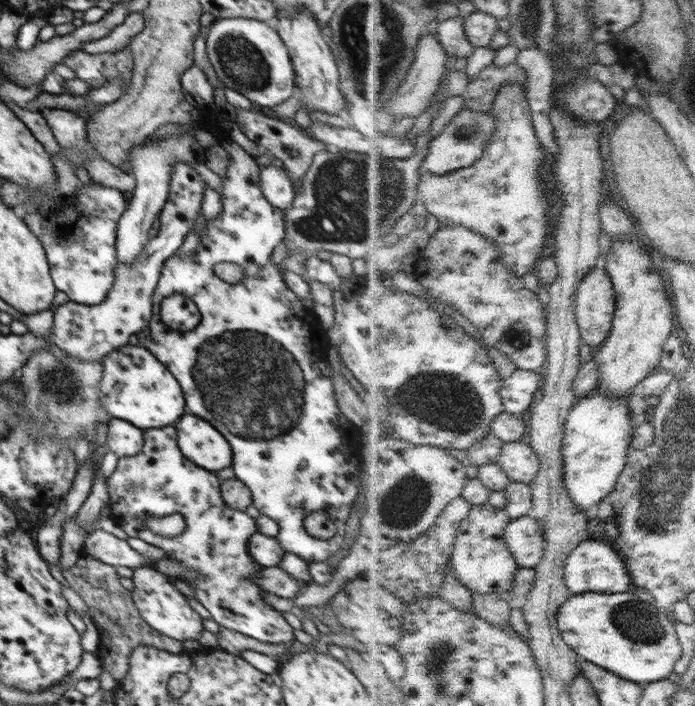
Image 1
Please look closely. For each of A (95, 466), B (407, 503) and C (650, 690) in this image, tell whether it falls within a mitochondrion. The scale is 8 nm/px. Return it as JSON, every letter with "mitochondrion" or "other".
{"A":"other","B":"mitochondrion","C":"other"}

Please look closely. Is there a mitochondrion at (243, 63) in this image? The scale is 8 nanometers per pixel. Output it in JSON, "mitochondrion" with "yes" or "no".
{"mitochondrion":"yes"}

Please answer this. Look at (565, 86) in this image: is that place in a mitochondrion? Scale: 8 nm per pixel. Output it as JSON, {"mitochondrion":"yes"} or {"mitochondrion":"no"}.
{"mitochondrion":"no"}

